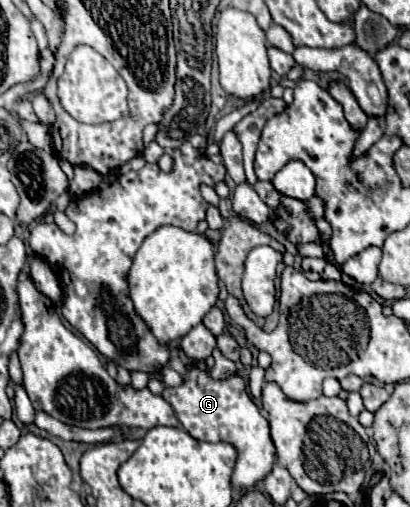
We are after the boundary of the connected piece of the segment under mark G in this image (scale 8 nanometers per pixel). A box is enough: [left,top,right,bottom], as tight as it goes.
[164,366,276,490]

